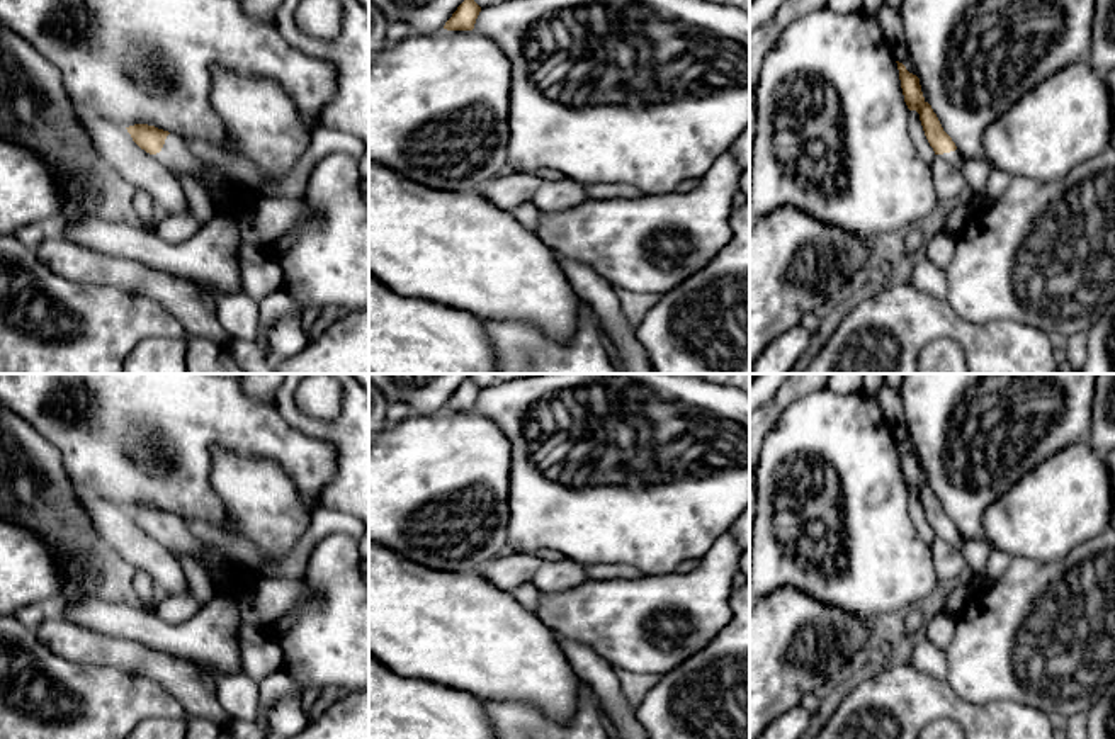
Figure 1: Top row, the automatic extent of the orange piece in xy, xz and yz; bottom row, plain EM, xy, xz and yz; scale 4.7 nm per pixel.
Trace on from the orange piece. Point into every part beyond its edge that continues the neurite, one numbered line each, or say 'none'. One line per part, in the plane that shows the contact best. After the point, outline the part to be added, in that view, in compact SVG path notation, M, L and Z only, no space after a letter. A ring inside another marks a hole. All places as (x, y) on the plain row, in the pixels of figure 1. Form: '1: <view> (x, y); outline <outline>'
1: xy (179, 541); outline M168 515L160 533L153 535L165 549L178 559L189 556L195 562L204 549L204 544L185 527L184 520Z

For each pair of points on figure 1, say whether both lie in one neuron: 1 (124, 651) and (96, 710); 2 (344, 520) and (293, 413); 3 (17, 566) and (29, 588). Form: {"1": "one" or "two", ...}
{"1": "two", "2": "two", "3": "one"}

